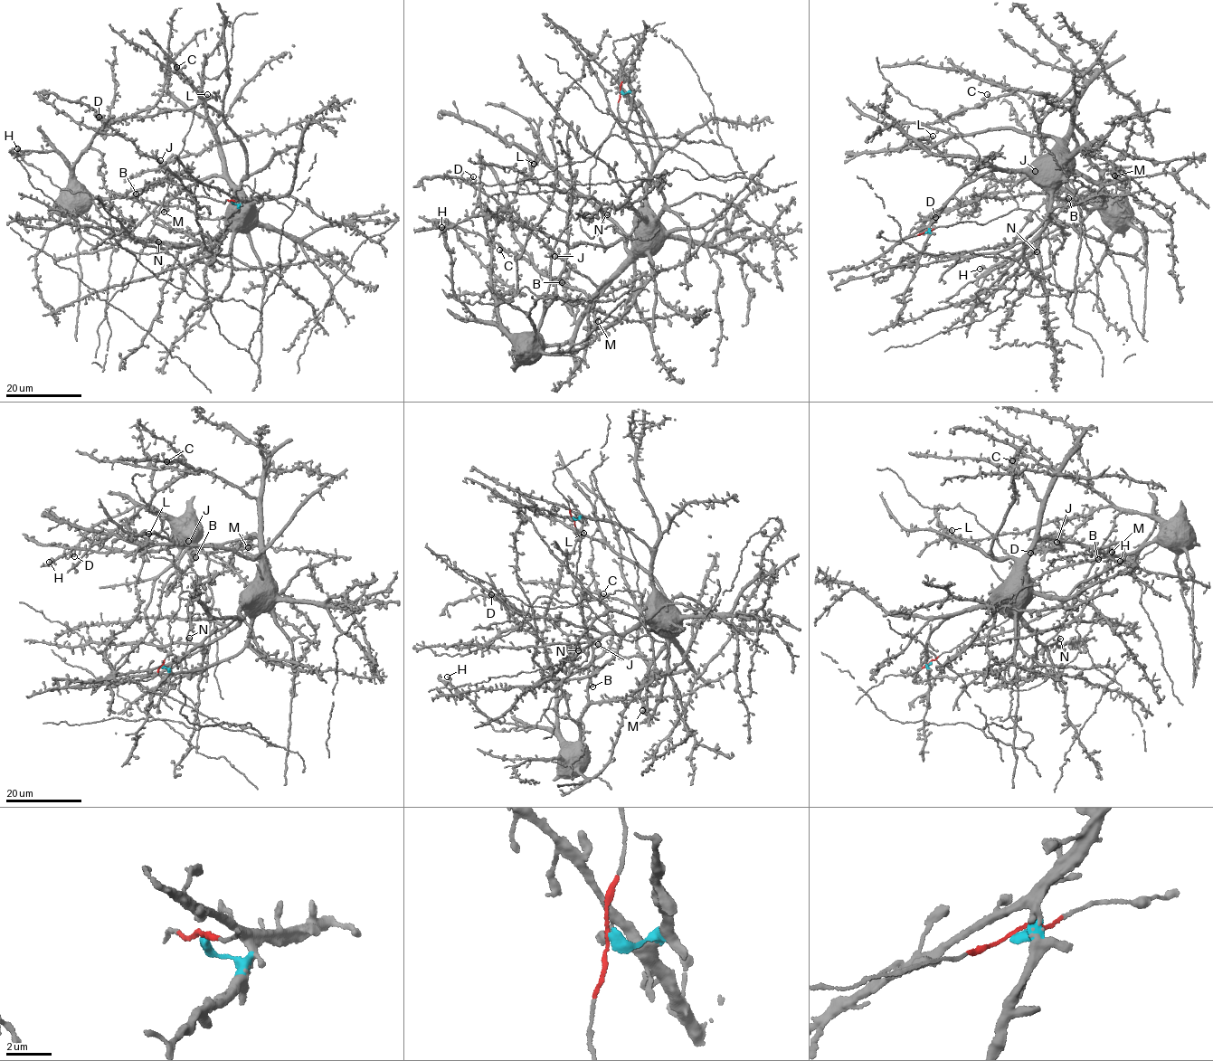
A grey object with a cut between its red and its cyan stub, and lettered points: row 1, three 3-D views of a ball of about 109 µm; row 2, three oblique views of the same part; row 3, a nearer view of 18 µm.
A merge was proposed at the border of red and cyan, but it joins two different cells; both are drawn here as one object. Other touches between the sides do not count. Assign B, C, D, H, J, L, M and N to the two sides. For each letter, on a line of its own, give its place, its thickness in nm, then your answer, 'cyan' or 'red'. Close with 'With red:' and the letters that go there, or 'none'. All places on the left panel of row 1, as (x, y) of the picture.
B: place (136, 194); calibre 240 nm; red
C: place (176, 67); calibre 280 nm; cyan
D: place (99, 117); calibre 220 nm; cyan
H: place (17, 148); calibre 360 nm; red
J: place (160, 160); calibre 300 nm; cyan
L: place (207, 94); calibre 320 nm; red
M: place (164, 212); calibre 360 nm; cyan
N: place (158, 241); calibre 400 nm; cyan
With red: B, H, L

